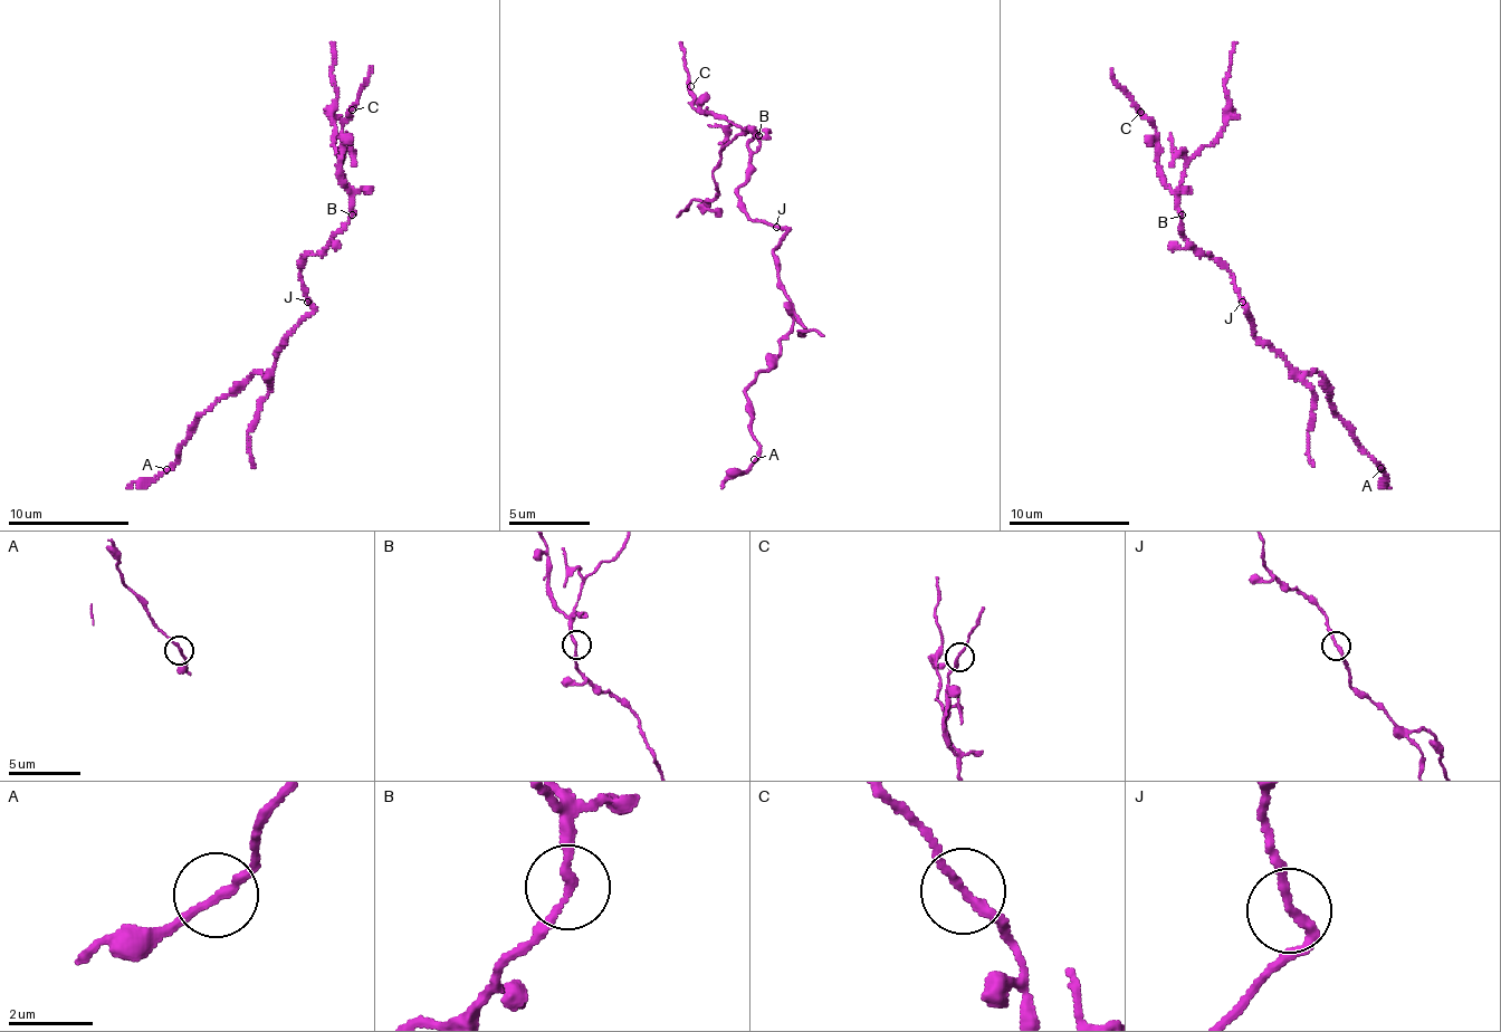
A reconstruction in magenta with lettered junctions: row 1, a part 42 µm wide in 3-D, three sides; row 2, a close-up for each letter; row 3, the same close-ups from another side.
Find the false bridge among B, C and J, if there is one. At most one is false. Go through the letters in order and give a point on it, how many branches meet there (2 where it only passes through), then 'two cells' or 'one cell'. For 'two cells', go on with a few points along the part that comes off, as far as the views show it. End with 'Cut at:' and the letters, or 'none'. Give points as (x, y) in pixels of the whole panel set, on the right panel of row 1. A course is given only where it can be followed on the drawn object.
B: place (1182, 214); branches 2; one cell
C: place (1140, 112); branches 2; one cell
J: place (1242, 302); branches 2; two cells; course (1243, 300), (1255, 335), (1294, 369), (1319, 372), (1338, 417), (1377, 462), (1386, 478), (1382, 478), (1390, 488)
Cut at: J

